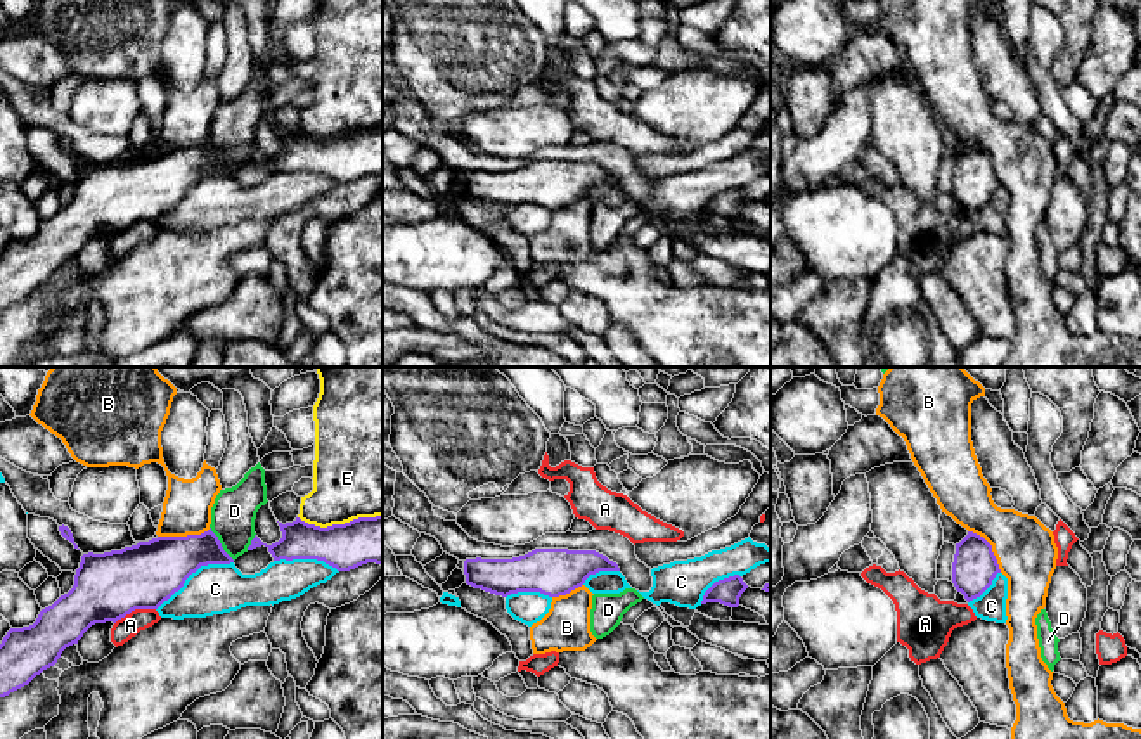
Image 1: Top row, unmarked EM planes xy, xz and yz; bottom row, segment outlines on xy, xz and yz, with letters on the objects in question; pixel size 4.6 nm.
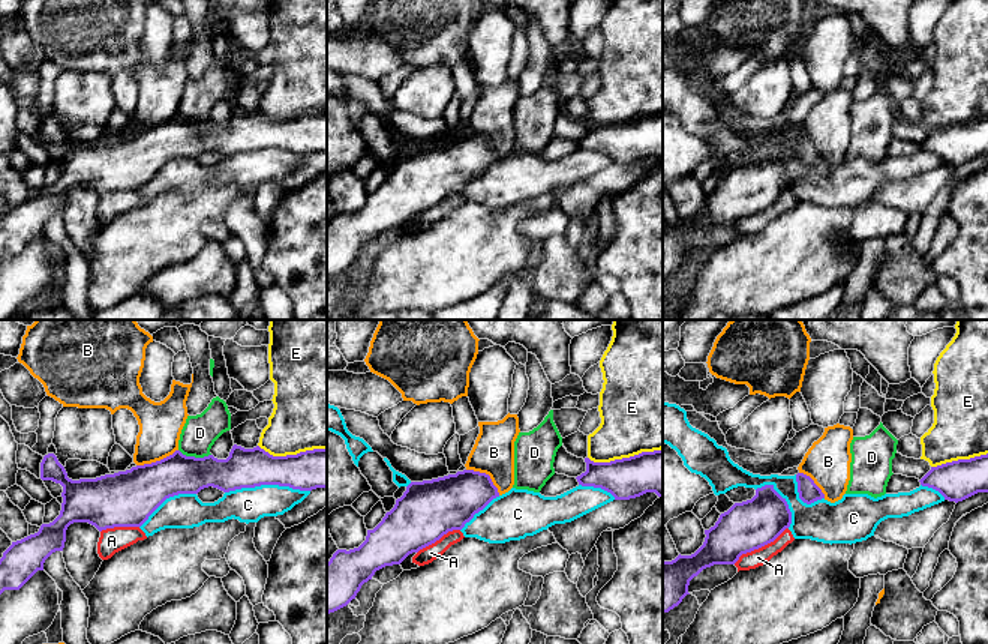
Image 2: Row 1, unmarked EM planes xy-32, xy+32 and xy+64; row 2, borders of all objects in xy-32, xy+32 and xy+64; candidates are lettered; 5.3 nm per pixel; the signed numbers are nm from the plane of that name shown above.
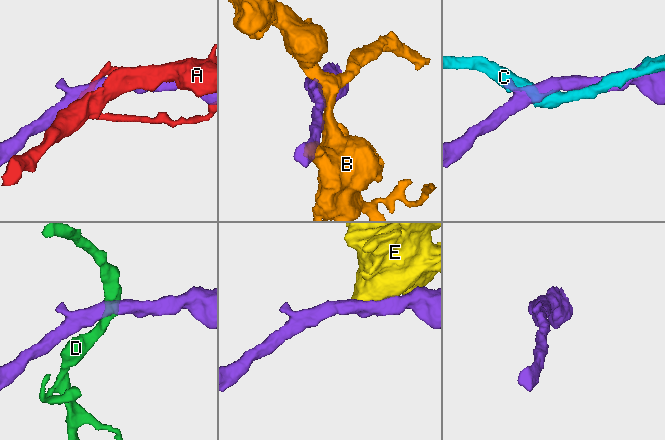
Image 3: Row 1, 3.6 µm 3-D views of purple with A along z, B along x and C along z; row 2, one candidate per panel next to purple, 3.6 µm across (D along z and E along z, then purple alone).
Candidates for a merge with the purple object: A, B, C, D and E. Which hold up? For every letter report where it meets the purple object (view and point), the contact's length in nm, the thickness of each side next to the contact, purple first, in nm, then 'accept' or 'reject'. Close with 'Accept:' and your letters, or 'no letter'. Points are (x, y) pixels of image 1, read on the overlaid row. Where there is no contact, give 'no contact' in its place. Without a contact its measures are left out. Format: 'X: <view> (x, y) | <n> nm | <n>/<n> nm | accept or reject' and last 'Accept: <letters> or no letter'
A: xy (134, 610) | 200 nm | 320/100 nm | reject
B: xy (184, 537) | 260 nm | 300/220 nm | reject
C: xy (193, 571) | 420 nm | 300/240 nm | reject
D: xy (220, 544) | 200 nm | 220/200 nm | reject
E: xy (340, 525) | 400 nm | 220/400 nm | reject
Accept: no letter

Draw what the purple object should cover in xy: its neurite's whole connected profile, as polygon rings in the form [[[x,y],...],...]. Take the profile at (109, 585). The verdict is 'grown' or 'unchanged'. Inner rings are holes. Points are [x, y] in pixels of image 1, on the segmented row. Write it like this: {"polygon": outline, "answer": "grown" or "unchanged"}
{"polygon": [[[211,528],[201,535],[158,537],[121,550],[83,554],[73,588],[42,609],[33,625],[10,628],[3,637],[0,644],[0,697],[28,685],[43,670],[54,666],[62,651],[78,644],[92,625],[116,623],[135,609],[158,609],[201,566],[230,562],[234,559],[223,550]]], "answer": "unchanged"}

